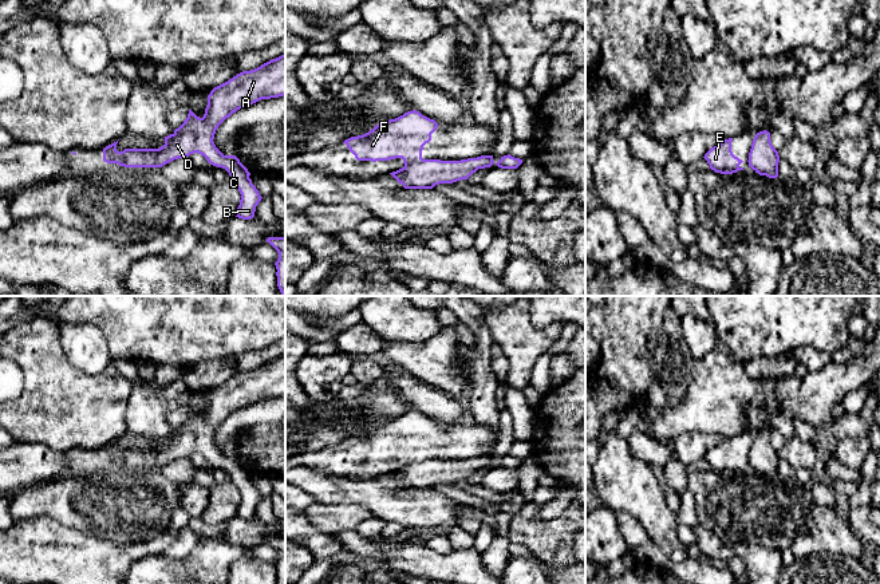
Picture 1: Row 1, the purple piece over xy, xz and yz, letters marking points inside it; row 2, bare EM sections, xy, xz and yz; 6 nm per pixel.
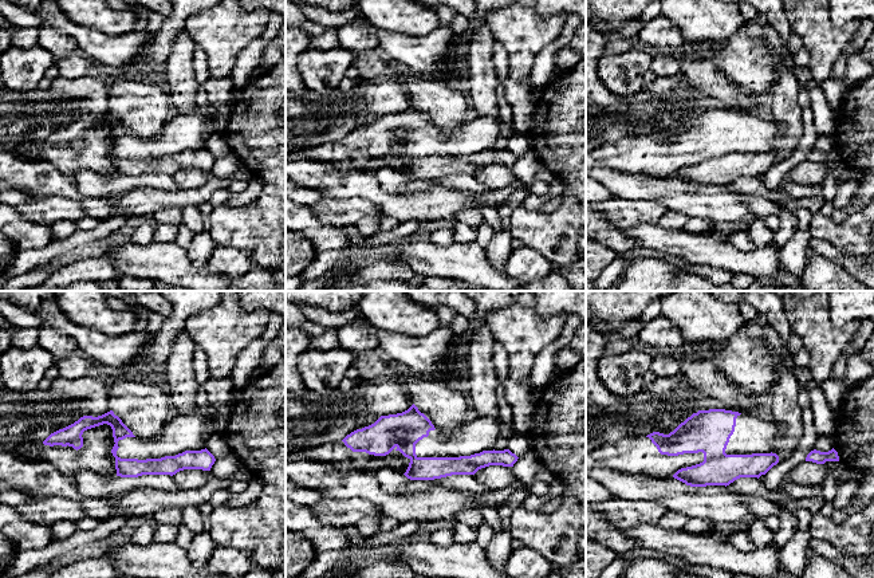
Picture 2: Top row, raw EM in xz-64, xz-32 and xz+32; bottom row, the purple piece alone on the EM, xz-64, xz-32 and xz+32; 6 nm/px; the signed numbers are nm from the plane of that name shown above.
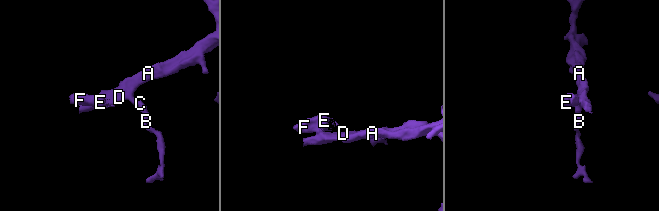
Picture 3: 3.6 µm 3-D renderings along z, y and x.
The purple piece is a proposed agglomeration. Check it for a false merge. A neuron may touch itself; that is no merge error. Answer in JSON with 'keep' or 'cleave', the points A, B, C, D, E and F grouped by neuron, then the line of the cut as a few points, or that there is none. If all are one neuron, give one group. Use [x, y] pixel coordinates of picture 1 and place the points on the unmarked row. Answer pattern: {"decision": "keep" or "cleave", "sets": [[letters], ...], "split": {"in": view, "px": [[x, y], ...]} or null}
{"decision": "cleave", "sets": [["A", "B", "C", "D"], ["E", "F"]], "split": {"in": "xz", "px": [[425, 460], [409, 462], [405, 466]]}}

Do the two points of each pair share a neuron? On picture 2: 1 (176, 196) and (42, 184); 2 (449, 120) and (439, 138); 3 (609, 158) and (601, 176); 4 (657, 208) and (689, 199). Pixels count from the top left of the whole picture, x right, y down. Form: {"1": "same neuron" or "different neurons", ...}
{"1": "same neuron", "2": "different neurons", "3": "different neurons", "4": "different neurons"}

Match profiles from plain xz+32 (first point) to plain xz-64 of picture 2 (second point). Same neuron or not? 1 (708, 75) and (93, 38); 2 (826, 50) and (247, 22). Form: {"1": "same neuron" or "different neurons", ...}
{"1": "different neurons", "2": "same neuron"}

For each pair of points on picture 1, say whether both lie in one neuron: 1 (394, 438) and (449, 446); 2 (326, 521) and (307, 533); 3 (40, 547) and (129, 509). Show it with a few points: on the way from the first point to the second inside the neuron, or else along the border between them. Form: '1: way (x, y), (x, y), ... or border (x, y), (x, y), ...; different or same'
1: way (407, 438), (423, 438), (435, 442); same
2: border (299, 510), (320, 531), (332, 535); different
3: border (51, 517), (64, 525), (89, 529), (110, 539); different

